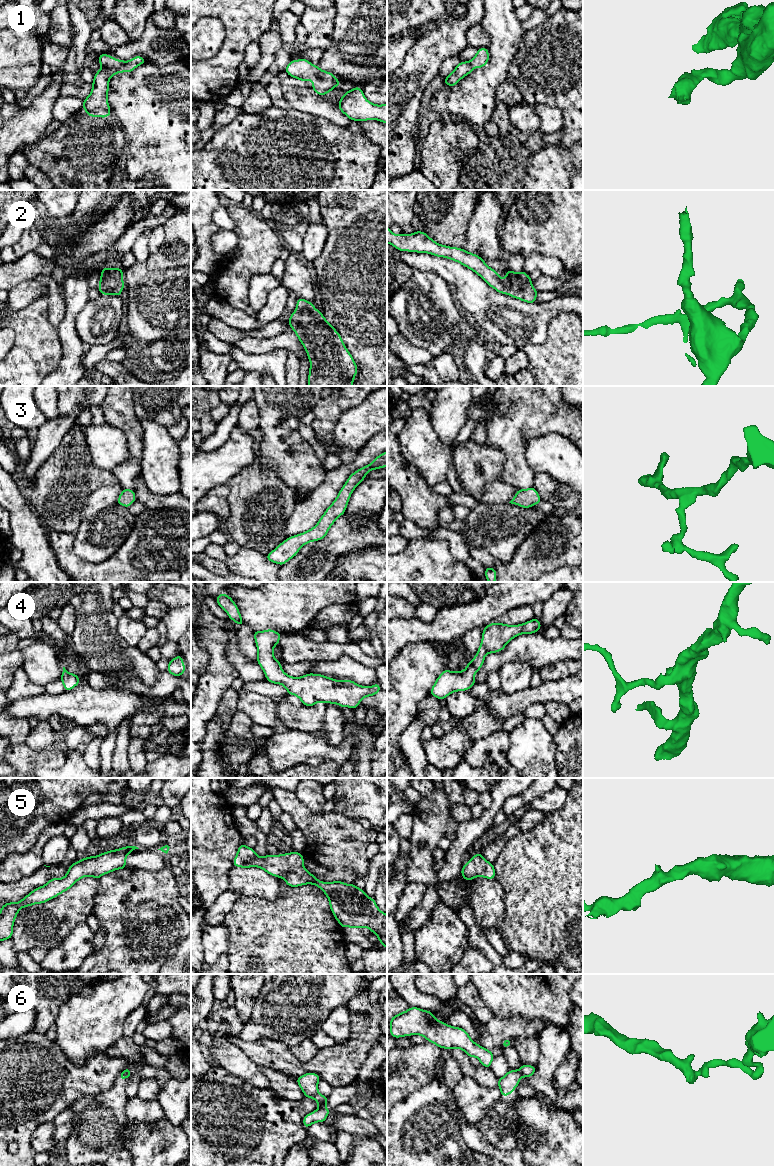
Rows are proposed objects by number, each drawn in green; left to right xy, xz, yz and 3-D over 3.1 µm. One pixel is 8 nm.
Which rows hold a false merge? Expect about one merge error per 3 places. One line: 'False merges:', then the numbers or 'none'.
False merges: 6

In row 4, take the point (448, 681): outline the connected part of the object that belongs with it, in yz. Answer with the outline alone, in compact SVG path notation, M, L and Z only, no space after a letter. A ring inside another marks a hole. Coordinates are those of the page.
M536 618L519 625L490 623L483 628L477 654L468 662L465 670L453 672L445 668L432 686L430 695L441 700L452 692L467 691L476 684L474 675L481 669L487 654L502 651L513 638L520 634L534 634L538 630L541 630L541 623Z

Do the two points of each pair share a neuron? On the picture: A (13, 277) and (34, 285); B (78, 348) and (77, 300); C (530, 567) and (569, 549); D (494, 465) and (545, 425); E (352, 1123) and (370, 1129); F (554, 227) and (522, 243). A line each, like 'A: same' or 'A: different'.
A: different
B: same
C: same
D: different
E: same
F: same

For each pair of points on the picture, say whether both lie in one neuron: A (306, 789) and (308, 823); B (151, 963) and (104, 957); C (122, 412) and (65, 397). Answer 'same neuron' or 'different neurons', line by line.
A: different neurons
B: same neuron
C: different neurons

